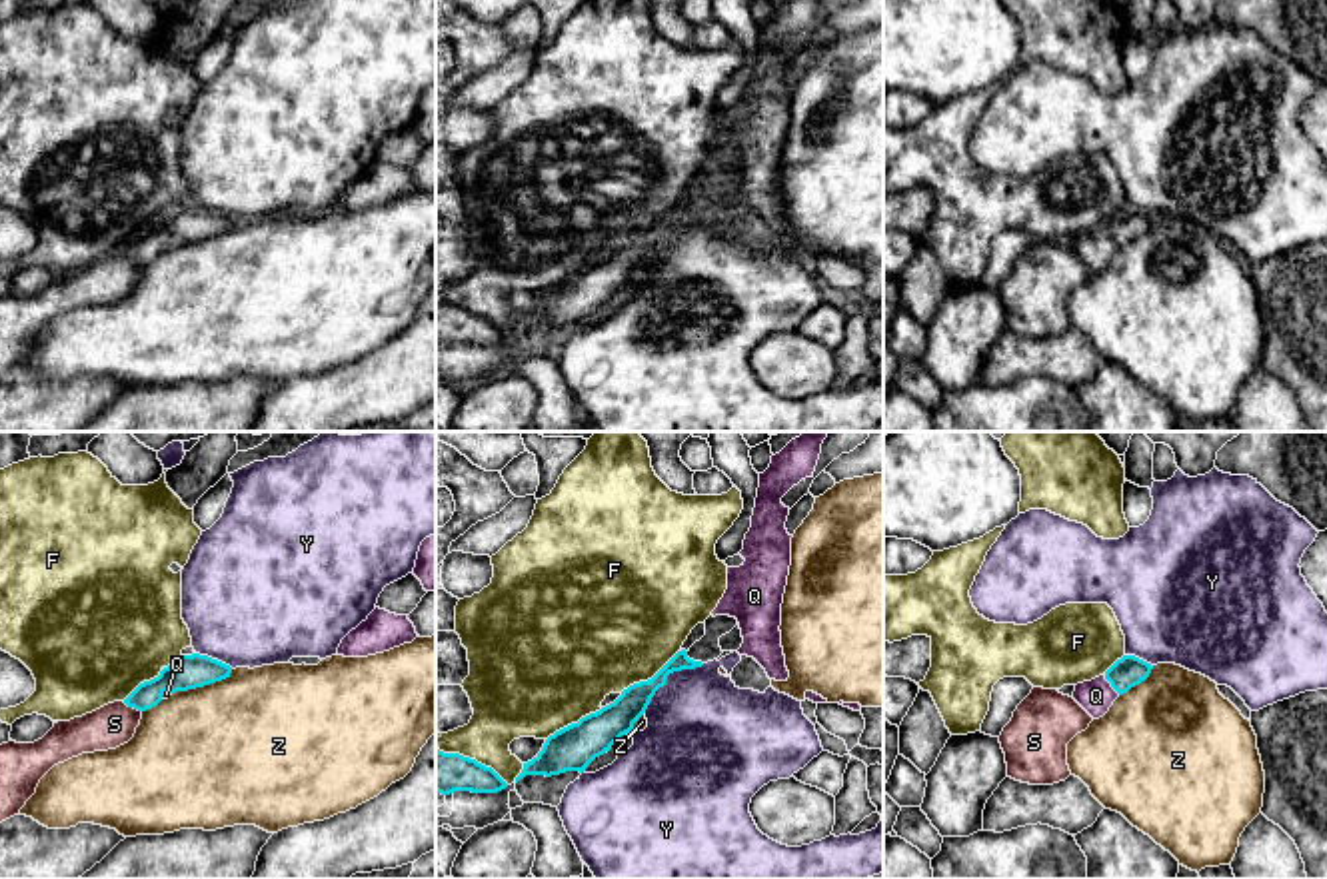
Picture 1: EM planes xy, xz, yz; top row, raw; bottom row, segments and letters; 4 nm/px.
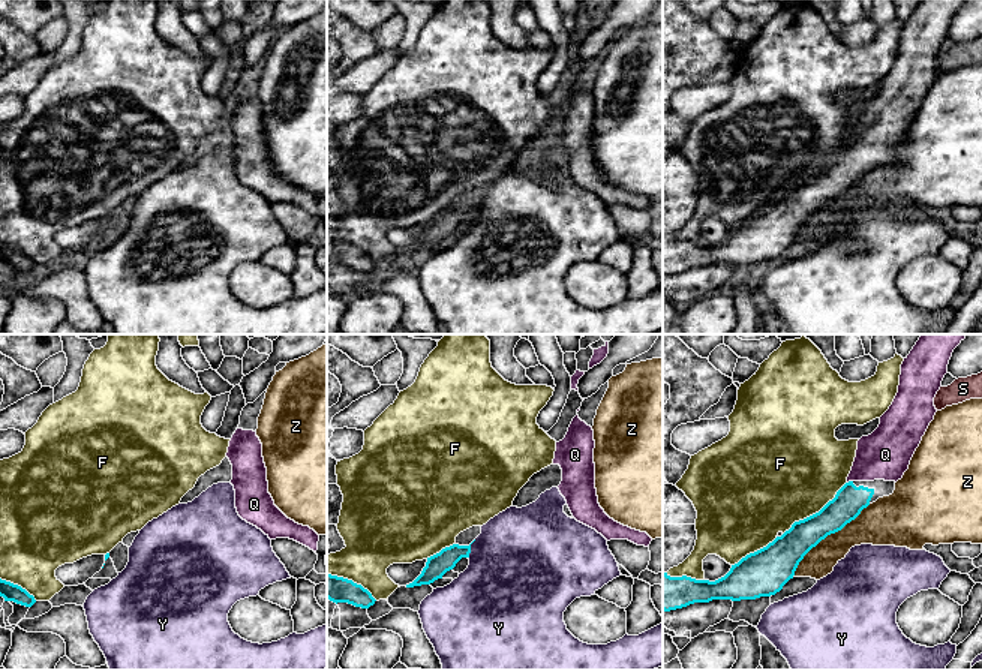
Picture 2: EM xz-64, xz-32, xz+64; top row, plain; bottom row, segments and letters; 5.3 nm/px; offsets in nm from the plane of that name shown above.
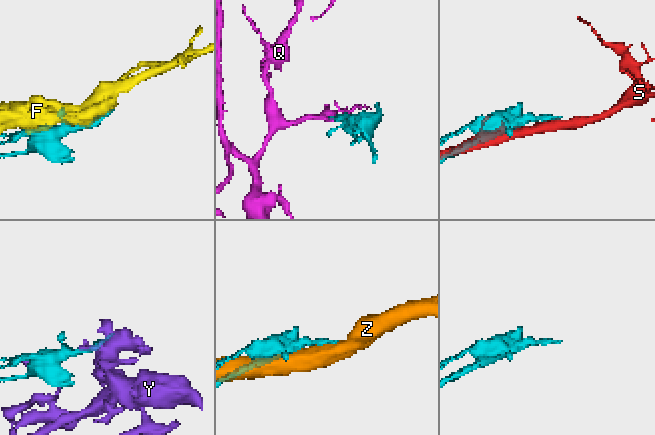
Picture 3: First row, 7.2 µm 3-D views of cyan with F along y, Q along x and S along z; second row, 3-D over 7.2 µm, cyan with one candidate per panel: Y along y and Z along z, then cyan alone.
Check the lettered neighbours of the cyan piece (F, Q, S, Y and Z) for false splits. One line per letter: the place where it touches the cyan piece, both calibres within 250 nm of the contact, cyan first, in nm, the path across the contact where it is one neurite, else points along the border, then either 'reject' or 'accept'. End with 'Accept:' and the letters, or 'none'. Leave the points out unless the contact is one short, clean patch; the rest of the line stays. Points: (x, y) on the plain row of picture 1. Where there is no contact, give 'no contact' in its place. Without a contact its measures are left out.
F: contact xz (472, 312); calibres 160 and 260 nm; reject
Q: contact yz (1112, 238); calibres 130 and 140 nm; way yz (1128, 224), (1112, 238), (1096, 248); accept
S: contact xy (132, 258); calibres 130 and 170 nm; reject
Y: contact xz (666, 230); calibres 140 and 440 nm; reject
Z: contact xy (202, 238); calibres 140 and 500 nm; reject
Accept: Q

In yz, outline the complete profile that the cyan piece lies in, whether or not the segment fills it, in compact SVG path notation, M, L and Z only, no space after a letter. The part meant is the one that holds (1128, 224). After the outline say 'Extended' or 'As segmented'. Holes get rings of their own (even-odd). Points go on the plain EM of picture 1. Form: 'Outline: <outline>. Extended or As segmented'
Outline: M1123 208L1103 228L1075 238L1073 252L1093 270L1103 270L1113 254L1131 240L1145 234L1153 218L1135 210Z. Extended

